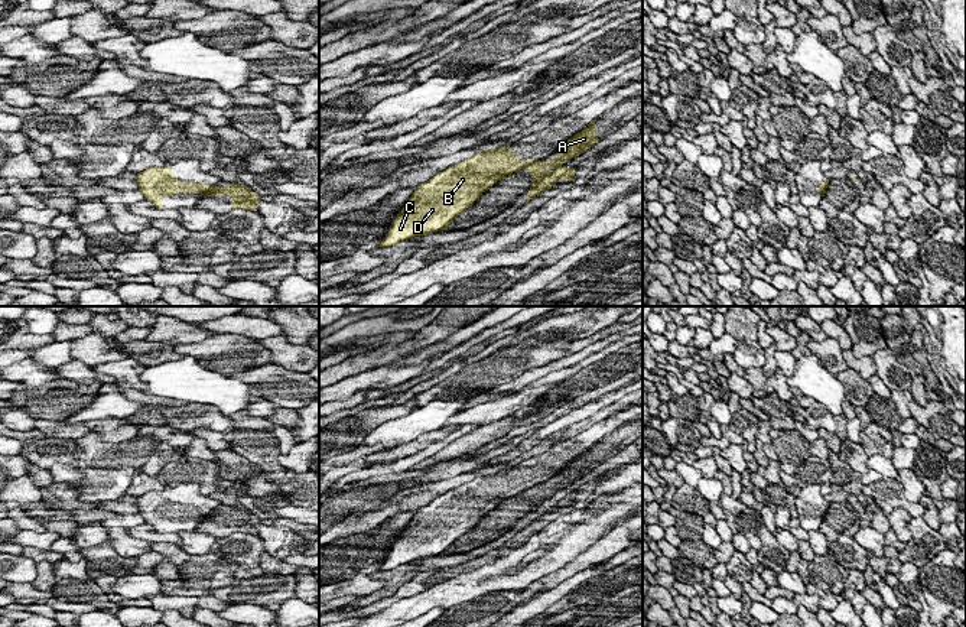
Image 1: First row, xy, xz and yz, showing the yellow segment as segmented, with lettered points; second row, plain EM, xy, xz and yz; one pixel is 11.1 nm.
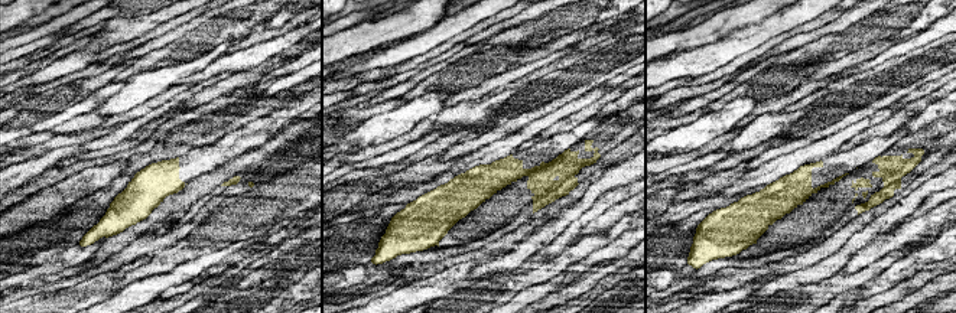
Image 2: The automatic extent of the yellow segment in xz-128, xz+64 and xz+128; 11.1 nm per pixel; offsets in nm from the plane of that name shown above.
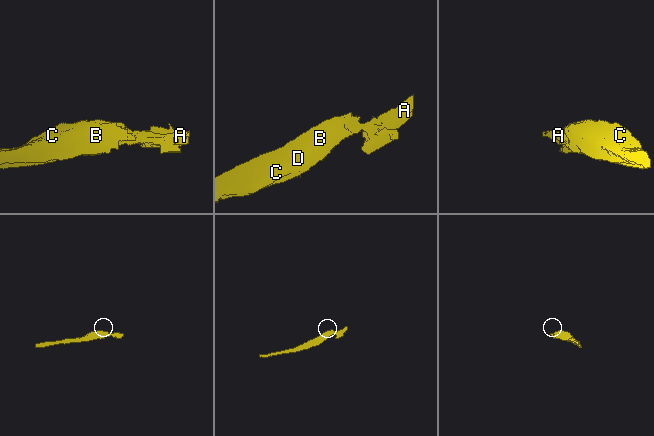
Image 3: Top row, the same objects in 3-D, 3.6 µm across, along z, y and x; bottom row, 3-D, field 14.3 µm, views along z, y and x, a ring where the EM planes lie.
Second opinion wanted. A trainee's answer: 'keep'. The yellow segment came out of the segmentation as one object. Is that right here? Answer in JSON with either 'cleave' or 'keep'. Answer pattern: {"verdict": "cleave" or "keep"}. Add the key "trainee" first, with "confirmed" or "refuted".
{"trainee": "refuted", "verdict": "cleave"}

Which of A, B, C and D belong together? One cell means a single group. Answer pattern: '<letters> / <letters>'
A / B C D

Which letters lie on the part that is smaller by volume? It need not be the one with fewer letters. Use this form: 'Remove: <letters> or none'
Remove: A

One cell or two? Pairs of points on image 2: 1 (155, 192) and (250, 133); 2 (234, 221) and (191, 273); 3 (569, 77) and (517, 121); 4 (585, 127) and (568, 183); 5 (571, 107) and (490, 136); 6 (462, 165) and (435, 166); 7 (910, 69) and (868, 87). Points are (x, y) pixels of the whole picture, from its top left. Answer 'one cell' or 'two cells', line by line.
1: one cell
2: two cells
3: one cell
4: two cells
5: two cells
6: two cells
7: one cell

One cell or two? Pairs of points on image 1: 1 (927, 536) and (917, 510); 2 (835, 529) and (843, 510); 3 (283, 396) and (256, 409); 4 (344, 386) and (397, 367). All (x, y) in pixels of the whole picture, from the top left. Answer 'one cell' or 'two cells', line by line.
1: two cells
2: one cell
3: two cells
4: one cell

